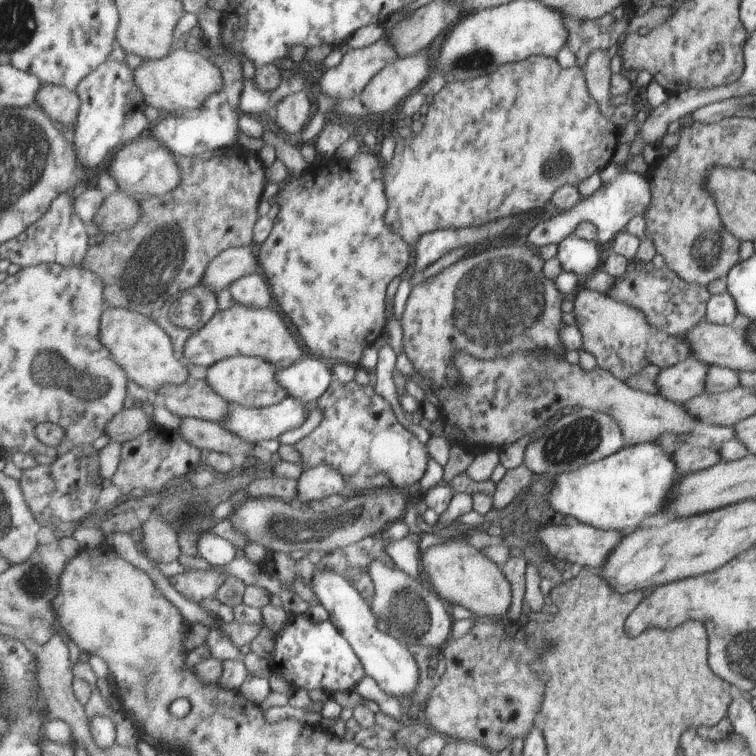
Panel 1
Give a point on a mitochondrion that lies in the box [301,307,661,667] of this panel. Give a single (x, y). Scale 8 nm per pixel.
(578, 439)

